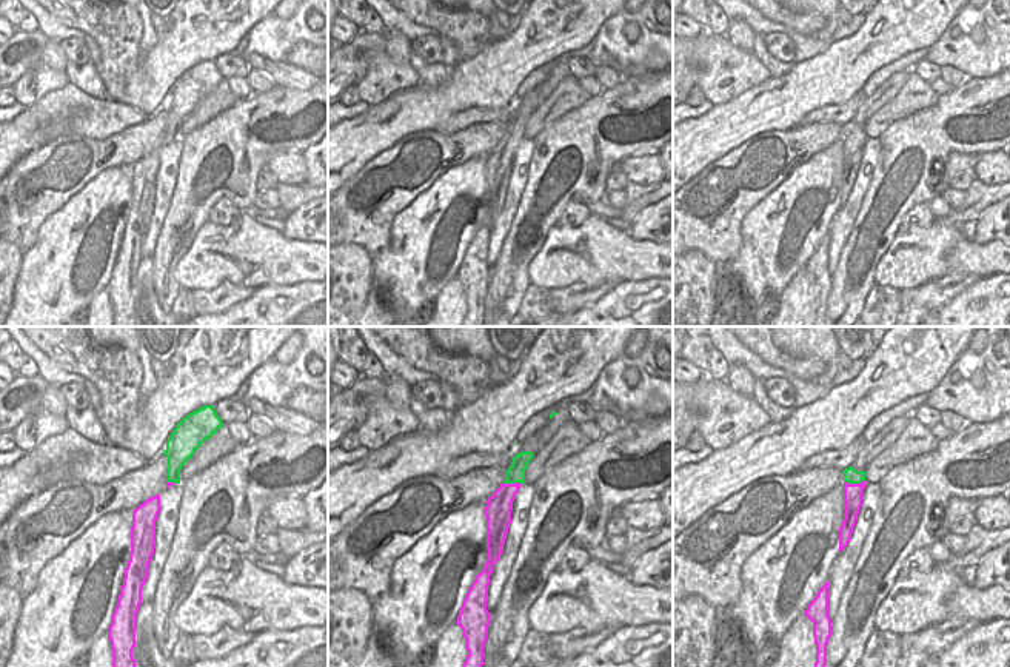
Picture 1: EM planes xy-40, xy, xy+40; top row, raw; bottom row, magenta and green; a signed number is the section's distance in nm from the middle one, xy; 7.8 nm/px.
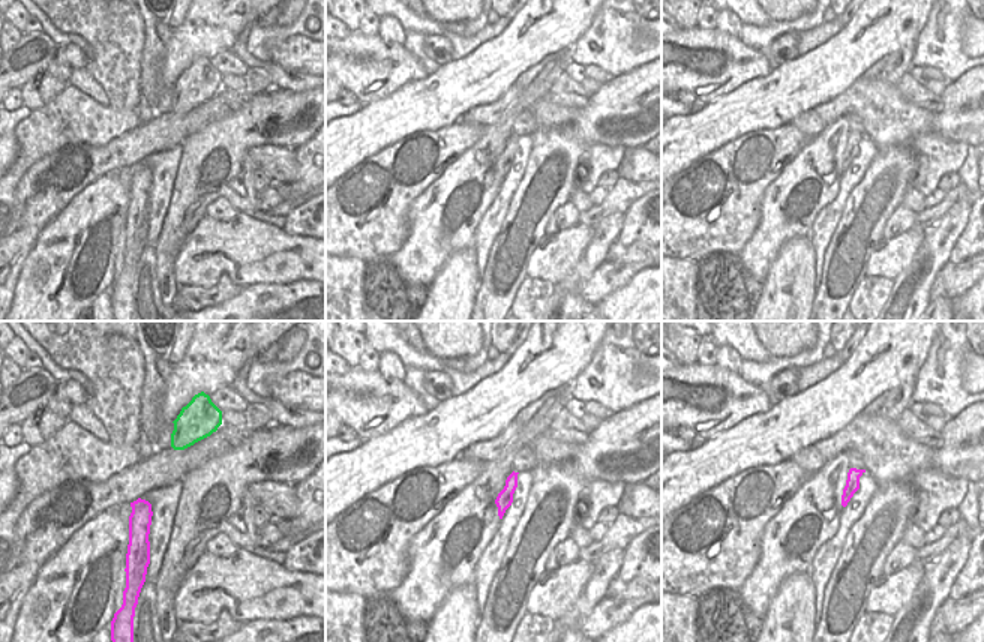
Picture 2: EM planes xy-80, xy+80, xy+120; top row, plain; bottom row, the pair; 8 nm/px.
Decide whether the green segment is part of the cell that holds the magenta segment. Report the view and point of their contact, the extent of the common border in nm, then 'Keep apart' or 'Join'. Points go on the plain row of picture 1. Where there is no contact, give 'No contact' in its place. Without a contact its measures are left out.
Touches magenta at xy+40 (855, 139). Shared border 180 nm. Keep apart.

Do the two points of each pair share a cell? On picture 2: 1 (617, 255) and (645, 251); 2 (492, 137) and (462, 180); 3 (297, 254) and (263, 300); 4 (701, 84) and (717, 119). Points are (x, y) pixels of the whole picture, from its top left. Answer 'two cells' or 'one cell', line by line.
1: one cell
2: one cell
3: two cells
4: two cells

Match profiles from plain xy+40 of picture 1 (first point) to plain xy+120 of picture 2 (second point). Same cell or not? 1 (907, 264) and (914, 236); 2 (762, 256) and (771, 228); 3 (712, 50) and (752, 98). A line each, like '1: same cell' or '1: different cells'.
1: same cell
2: same cell
3: different cells

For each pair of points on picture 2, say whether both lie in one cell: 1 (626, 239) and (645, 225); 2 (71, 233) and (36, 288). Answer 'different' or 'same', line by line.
1: same
2: same

